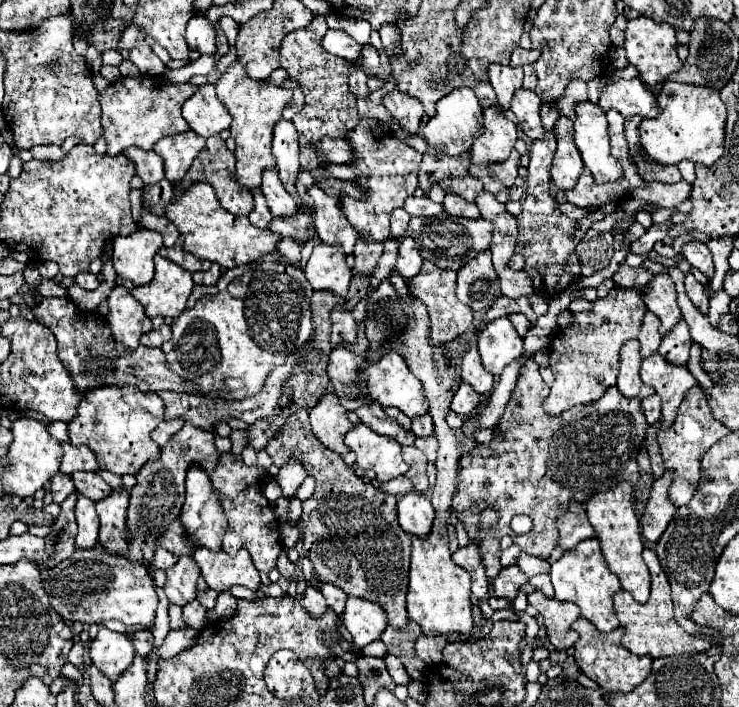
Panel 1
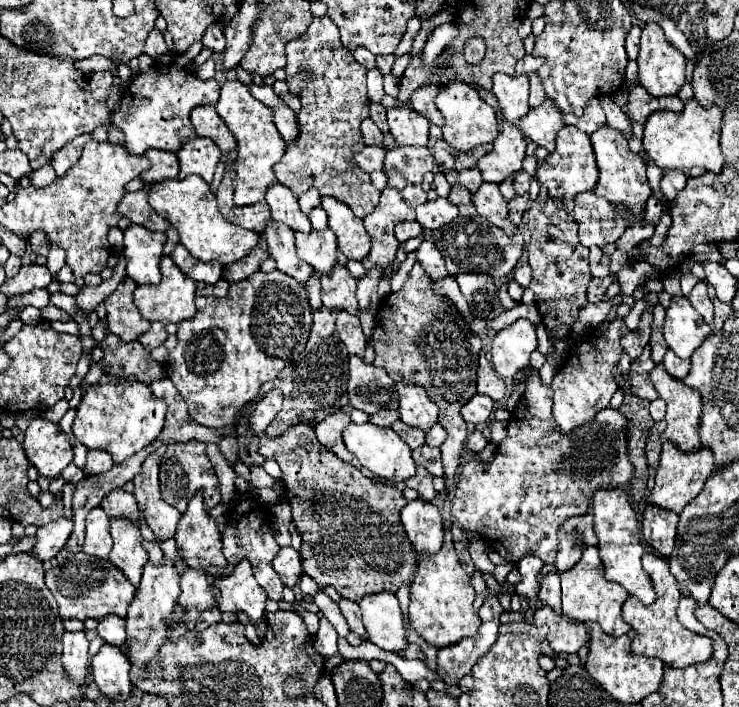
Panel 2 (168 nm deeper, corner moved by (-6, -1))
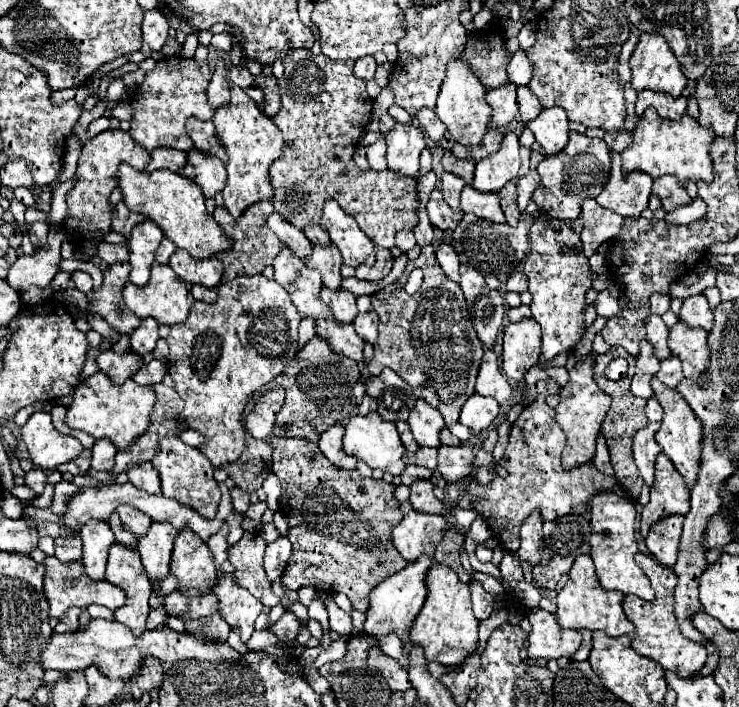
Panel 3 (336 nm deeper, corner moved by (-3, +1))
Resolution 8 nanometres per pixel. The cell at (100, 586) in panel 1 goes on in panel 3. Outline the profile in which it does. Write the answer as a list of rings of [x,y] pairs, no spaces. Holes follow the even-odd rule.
[[[55,556],[45,558],[45,596],[49,600],[51,606],[51,616],[53,618],[63,618],[63,614],[67,614],[69,608],[77,606],[77,608],[87,608],[89,604],[101,604],[107,606],[109,610],[117,610],[121,606],[125,606],[125,590],[121,590],[119,586],[113,586],[109,580],[91,580],[85,574],[85,566],[81,560],[77,562],[61,562]]]

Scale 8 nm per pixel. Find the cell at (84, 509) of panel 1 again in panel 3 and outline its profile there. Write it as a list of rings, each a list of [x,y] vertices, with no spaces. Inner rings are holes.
[[[89,520],[81,528],[83,538],[83,562],[89,578],[103,578],[107,564],[107,550],[115,542],[113,530],[107,522]]]

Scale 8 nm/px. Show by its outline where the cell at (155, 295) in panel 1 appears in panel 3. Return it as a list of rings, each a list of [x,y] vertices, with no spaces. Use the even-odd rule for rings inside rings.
[[[155,262],[153,264],[153,270],[151,270],[151,280],[147,286],[135,286],[131,282],[125,284],[125,290],[123,290],[123,302],[127,304],[127,308],[139,316],[139,318],[155,318],[159,324],[179,324],[179,322],[185,322],[185,318],[189,316],[189,310],[193,308],[193,294],[189,294],[189,286],[187,282],[183,282],[181,278],[175,276],[175,272],[167,266],[167,264],[159,264]]]

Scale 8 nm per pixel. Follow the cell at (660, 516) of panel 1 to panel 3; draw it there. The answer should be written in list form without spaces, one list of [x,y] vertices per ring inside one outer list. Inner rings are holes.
[[[671,514],[669,518],[661,518],[653,530],[649,530],[645,544],[649,552],[665,566],[673,566],[677,560],[677,542],[681,540],[683,516]]]

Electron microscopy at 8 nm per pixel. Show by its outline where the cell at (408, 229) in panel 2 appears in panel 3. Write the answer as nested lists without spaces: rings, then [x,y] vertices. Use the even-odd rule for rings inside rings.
[[[409,230],[409,232],[397,232],[395,234],[395,246],[401,250],[401,252],[407,252],[407,250],[411,250],[413,246],[415,246],[415,236],[413,236],[413,232]]]

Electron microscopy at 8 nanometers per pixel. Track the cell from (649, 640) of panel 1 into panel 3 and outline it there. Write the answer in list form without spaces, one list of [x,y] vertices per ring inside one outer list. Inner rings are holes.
[[[643,552],[635,554],[635,562],[645,572],[645,576],[651,580],[651,586],[655,590],[655,600],[647,602],[647,600],[631,596],[631,594],[625,596],[625,600],[623,600],[625,616],[635,624],[635,638],[631,642],[631,648],[637,654],[655,660],[661,668],[677,672],[679,676],[691,676],[691,674],[699,672],[707,660],[707,650],[703,644],[689,642],[681,634],[681,628],[679,628],[677,616],[675,616],[675,608],[673,608],[673,590],[677,584],[675,572],[669,566],[659,564],[653,556],[643,554]]]

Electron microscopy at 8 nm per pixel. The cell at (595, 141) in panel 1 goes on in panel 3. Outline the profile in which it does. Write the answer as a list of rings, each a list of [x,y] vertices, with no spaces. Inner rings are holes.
[[[611,150],[613,166],[609,172],[609,182],[605,190],[595,198],[603,208],[609,208],[623,218],[633,216],[639,218],[641,212],[647,208],[647,200],[651,196],[653,180],[647,174],[633,172],[625,174],[621,168],[621,154]]]

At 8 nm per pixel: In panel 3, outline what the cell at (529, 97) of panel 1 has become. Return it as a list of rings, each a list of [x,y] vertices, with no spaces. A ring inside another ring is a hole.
[[[553,106],[553,108],[543,108],[535,120],[527,122],[527,128],[533,132],[537,144],[541,144],[545,152],[551,156],[567,146],[569,138],[567,124],[569,120],[565,110],[561,110],[561,106]]]

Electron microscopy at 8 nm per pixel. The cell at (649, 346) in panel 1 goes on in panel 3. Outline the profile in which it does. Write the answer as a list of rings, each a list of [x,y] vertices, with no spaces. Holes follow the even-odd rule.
[[[651,314],[647,320],[645,320],[645,330],[647,330],[647,340],[651,342],[653,350],[655,350],[655,356],[659,360],[667,358],[671,354],[669,346],[667,346],[667,334],[669,334],[669,328],[665,326],[665,322],[661,320],[661,316],[657,314]]]

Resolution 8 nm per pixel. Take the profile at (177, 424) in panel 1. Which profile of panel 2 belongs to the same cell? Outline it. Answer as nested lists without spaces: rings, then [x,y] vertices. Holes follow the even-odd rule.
[[[160,446],[152,456],[148,456],[146,462],[142,464],[142,470],[132,480],[134,482],[134,496],[138,500],[138,506],[144,514],[144,518],[146,518],[148,526],[152,528],[154,536],[160,542],[174,536],[178,520],[182,516],[176,508],[166,504],[160,496],[158,470],[160,470],[164,450],[166,450],[166,446]]]

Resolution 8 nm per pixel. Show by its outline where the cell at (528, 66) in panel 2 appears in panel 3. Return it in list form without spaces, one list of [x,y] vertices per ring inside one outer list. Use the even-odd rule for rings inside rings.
[[[517,50],[507,66],[507,74],[509,74],[509,82],[517,84],[517,86],[523,86],[531,80],[533,76],[533,64],[531,60],[527,58],[527,54],[523,50]]]

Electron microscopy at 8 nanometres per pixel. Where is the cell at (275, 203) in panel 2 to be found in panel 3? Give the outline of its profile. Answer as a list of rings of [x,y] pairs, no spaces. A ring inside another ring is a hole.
[[[271,214],[267,218],[267,226],[279,236],[281,244],[285,244],[287,248],[291,248],[299,258],[307,258],[311,254],[313,244],[309,242],[309,238],[303,234],[303,230],[297,230],[291,222],[285,222],[279,214]]]

